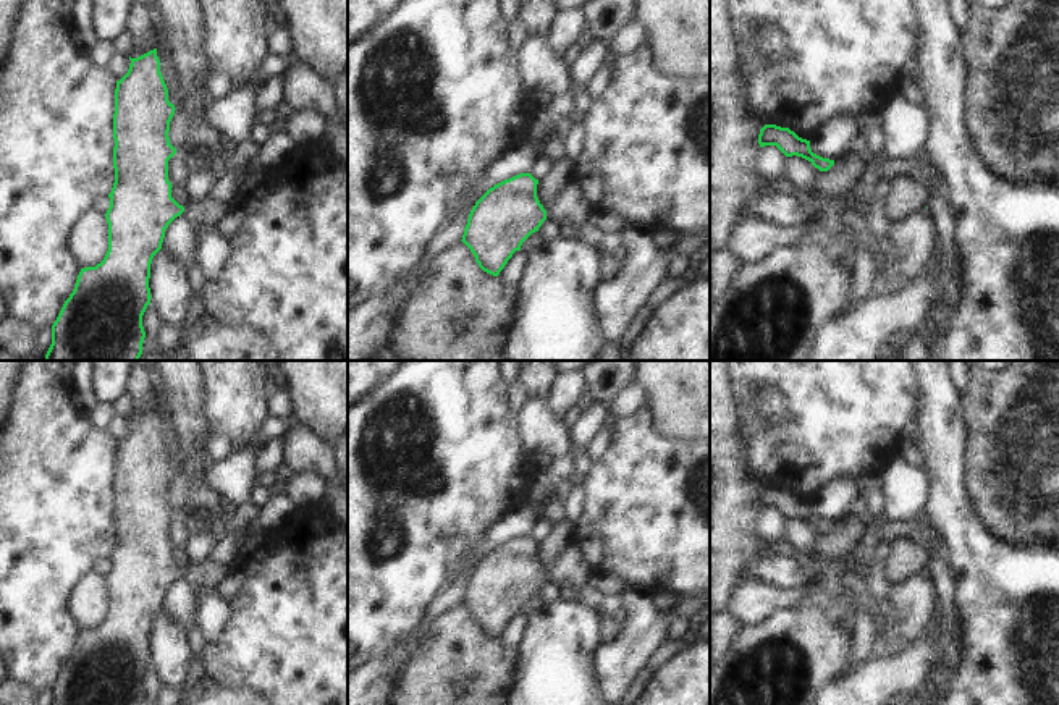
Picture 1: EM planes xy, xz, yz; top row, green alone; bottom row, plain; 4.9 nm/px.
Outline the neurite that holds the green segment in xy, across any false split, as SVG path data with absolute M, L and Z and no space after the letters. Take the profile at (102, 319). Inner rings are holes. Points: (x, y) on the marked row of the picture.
M157 49L129 60L129 70L115 89L115 183L105 213L108 251L95 267L81 268L73 293L52 325L52 344L44 361L139 361L146 338L142 315L152 298L150 264L162 249L165 230L181 213L196 225L215 225L230 210L230 205L209 197L184 209L171 197L168 160L176 149L168 131L176 108L168 100Z

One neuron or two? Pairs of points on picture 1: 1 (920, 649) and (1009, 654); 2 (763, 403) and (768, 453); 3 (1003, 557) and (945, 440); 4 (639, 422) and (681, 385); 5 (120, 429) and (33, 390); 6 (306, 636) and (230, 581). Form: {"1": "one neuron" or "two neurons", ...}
{"1": "two neurons", "2": "two neurons", "3": "one neuron", "4": "two neurons", "5": "two neurons", "6": "two neurons"}

